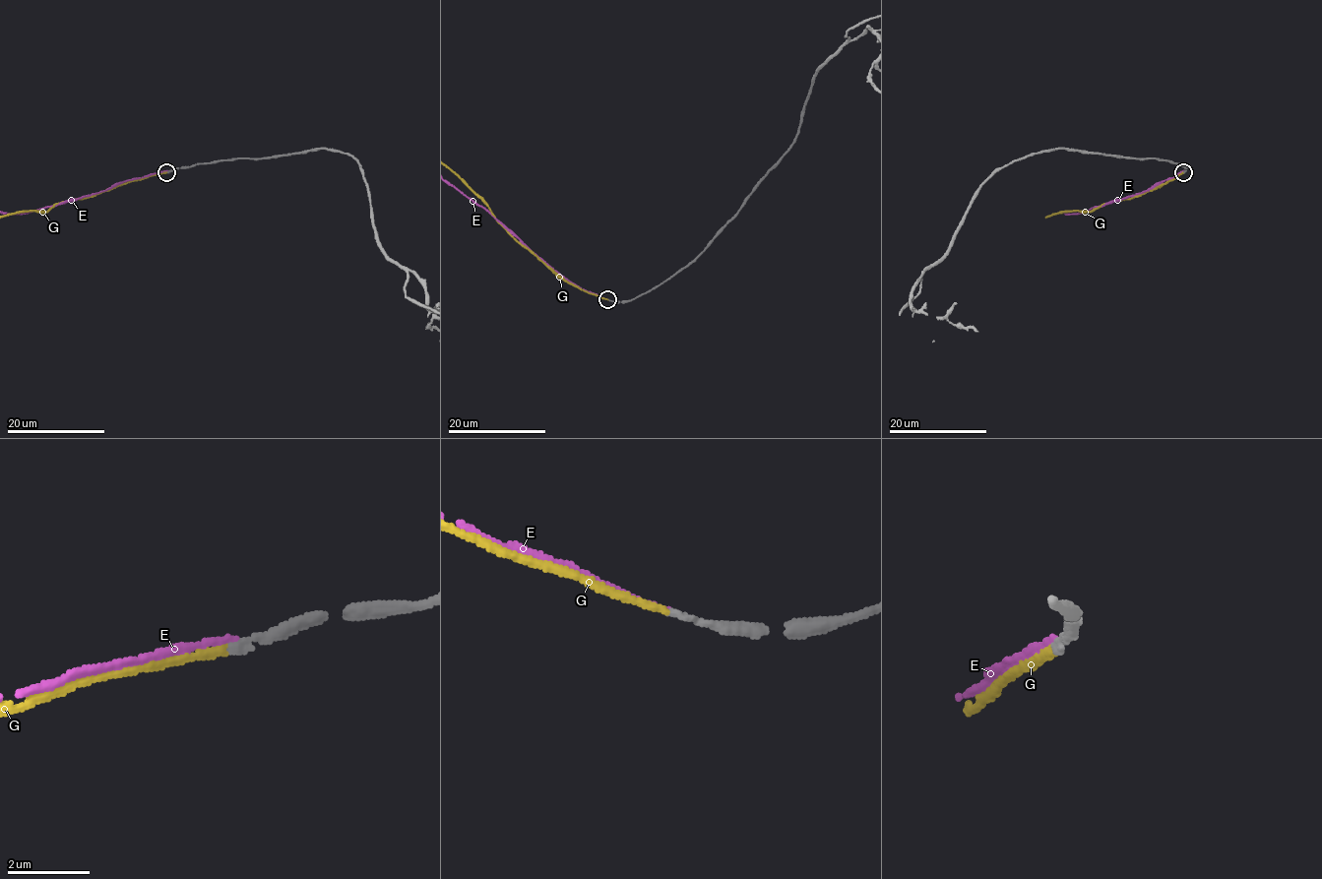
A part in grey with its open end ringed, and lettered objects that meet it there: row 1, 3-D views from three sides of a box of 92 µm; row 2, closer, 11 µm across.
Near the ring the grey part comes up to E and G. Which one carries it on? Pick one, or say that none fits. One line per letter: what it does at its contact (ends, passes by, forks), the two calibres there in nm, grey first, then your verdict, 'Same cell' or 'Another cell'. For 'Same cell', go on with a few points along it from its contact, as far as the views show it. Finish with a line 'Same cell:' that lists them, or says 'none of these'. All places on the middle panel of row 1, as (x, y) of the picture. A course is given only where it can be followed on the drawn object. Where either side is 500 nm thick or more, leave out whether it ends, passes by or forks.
E: It ends there. Thickness 180 nm (grey) against 150 nm. Another cell
G: It ends there. Thickness 160 nm (grey) against 190 nm. Same cell
Same cell: G

